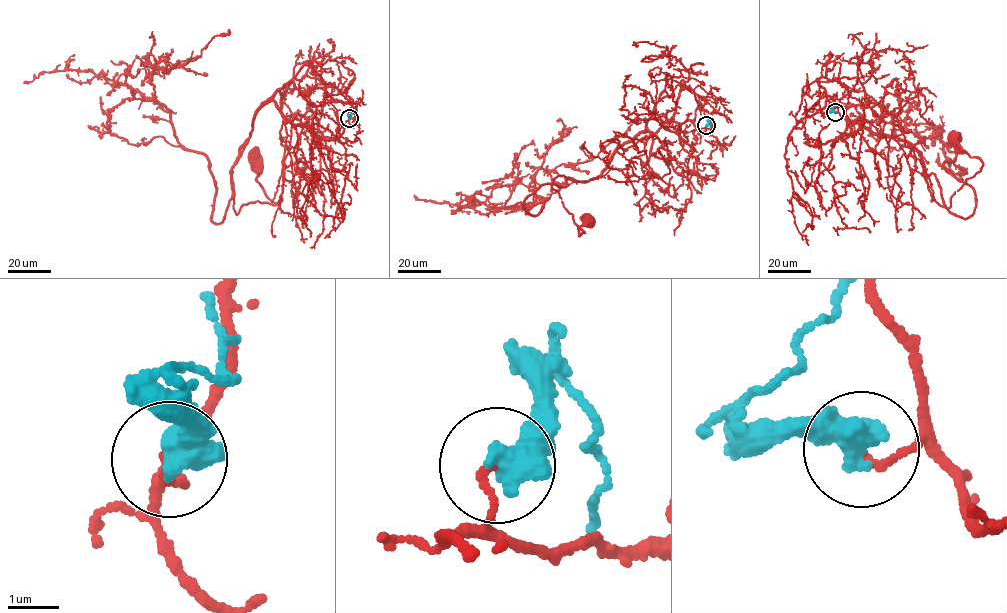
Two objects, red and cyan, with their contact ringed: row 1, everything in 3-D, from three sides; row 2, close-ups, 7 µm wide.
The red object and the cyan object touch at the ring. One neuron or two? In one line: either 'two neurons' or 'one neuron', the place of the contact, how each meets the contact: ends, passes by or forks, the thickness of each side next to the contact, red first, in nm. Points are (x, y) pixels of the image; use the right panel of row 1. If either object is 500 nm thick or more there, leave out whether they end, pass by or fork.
two neurons; at (835, 112); 120 nm thick on the red side, 700 nm on the other

